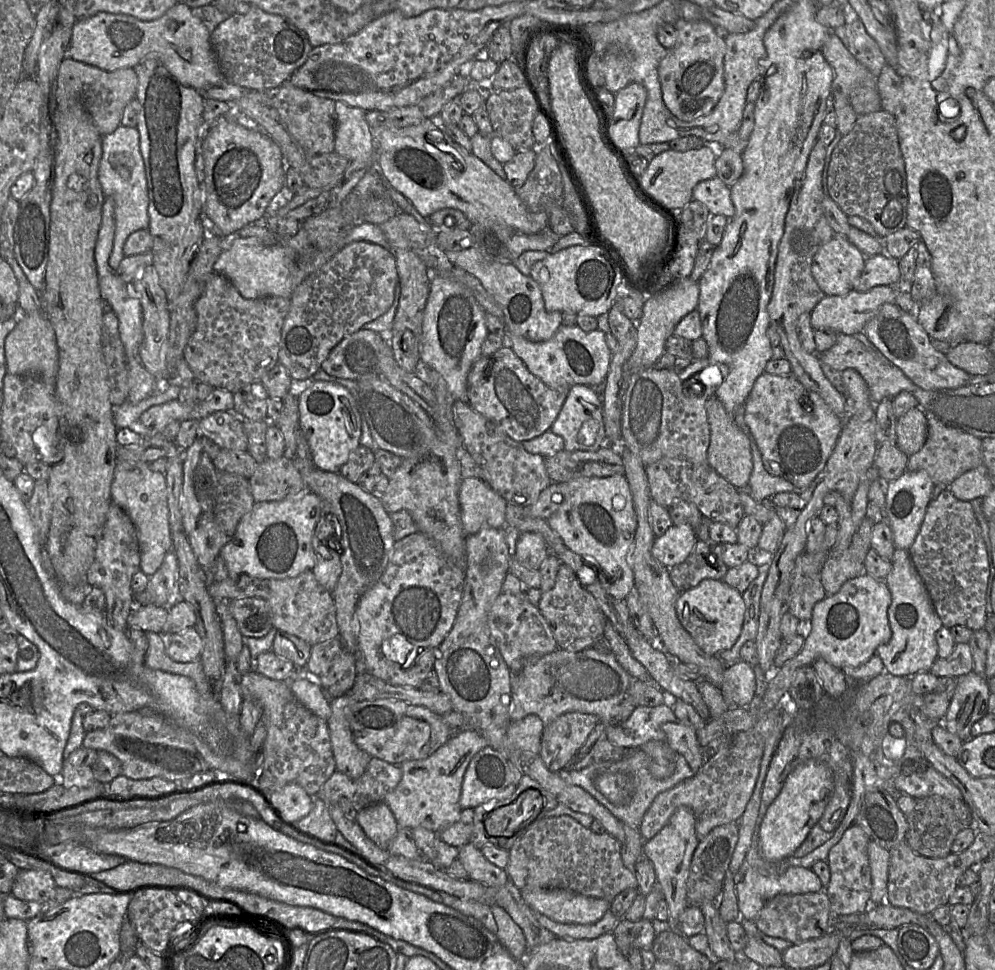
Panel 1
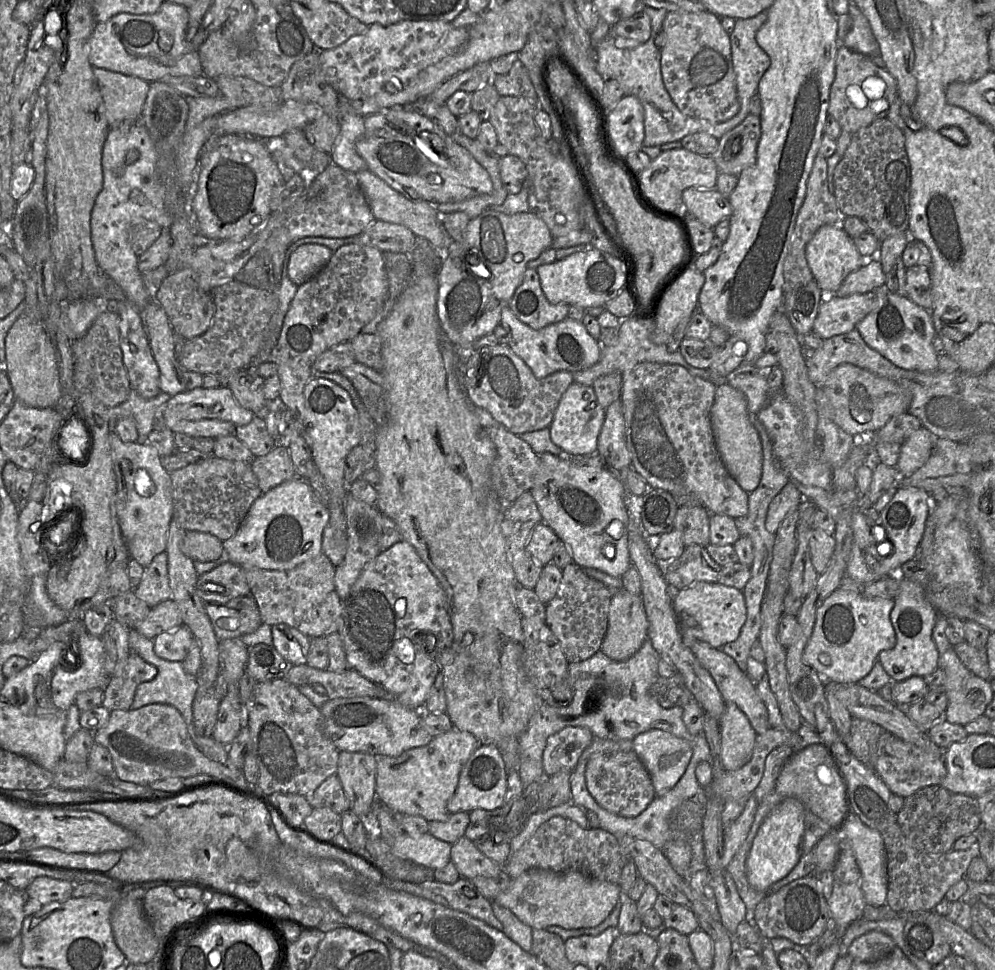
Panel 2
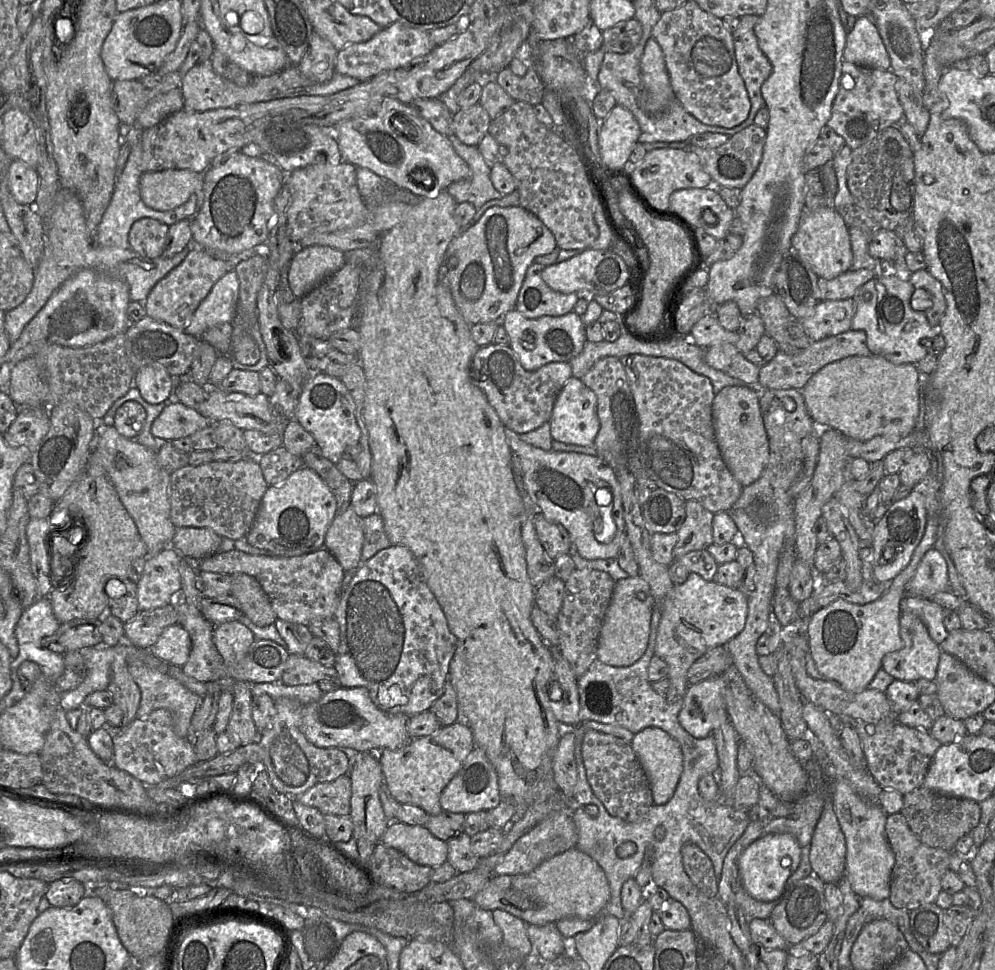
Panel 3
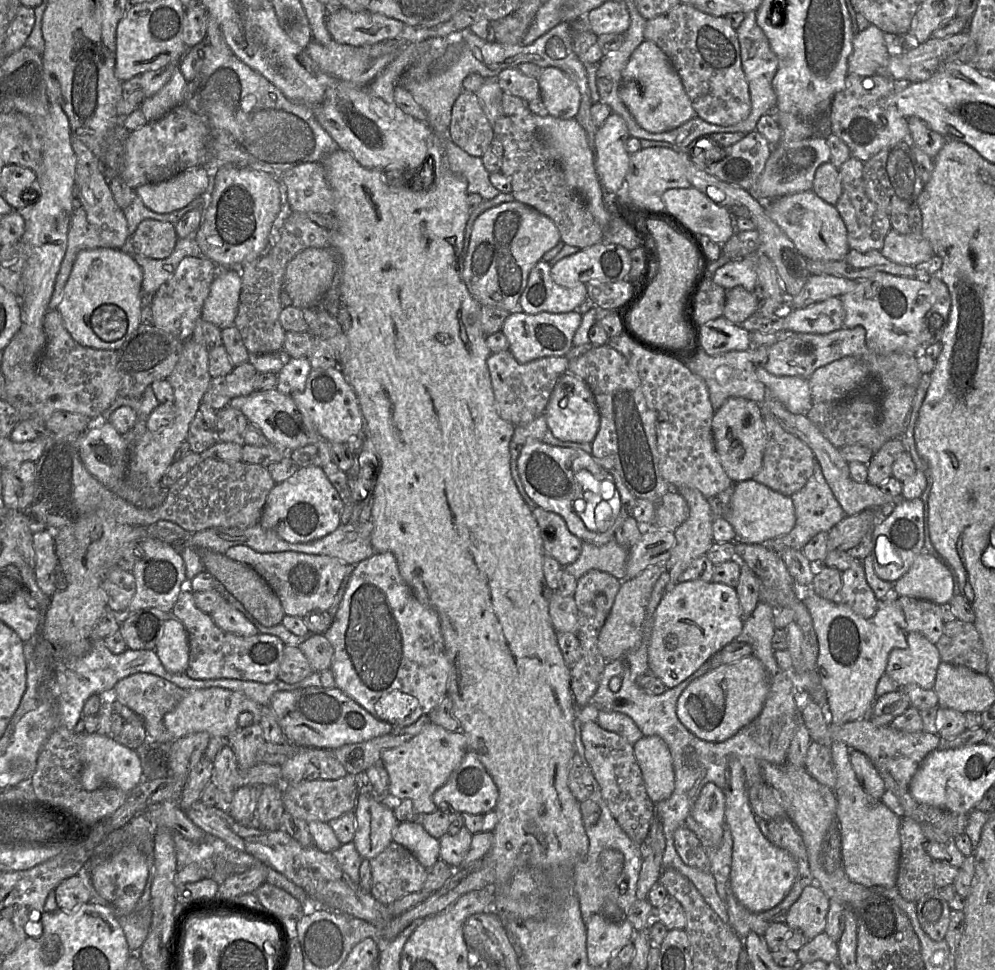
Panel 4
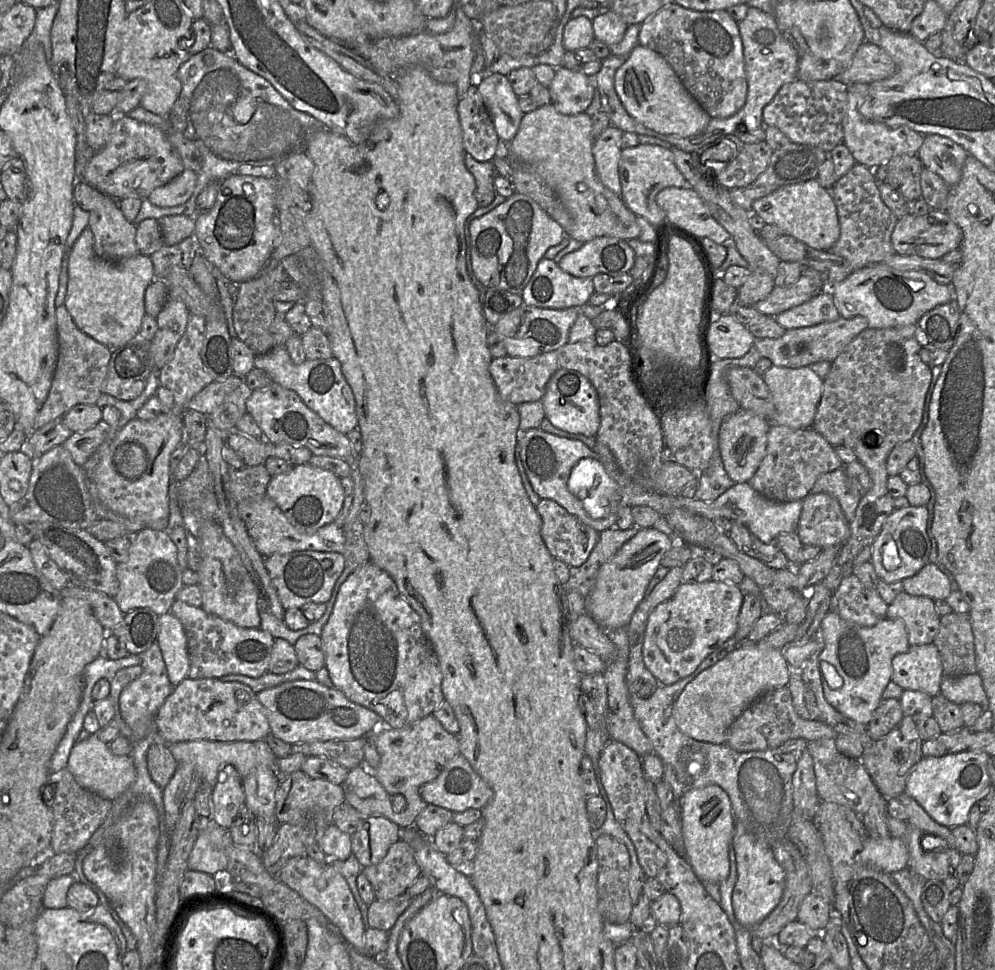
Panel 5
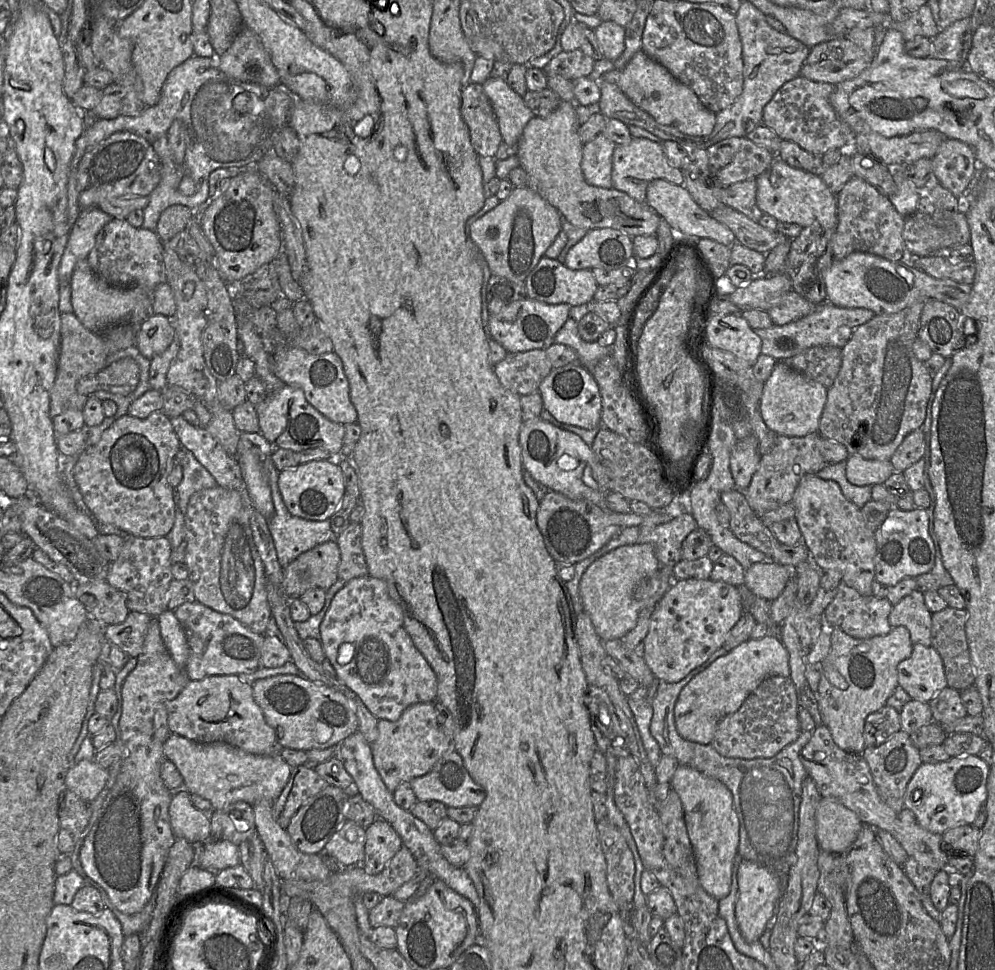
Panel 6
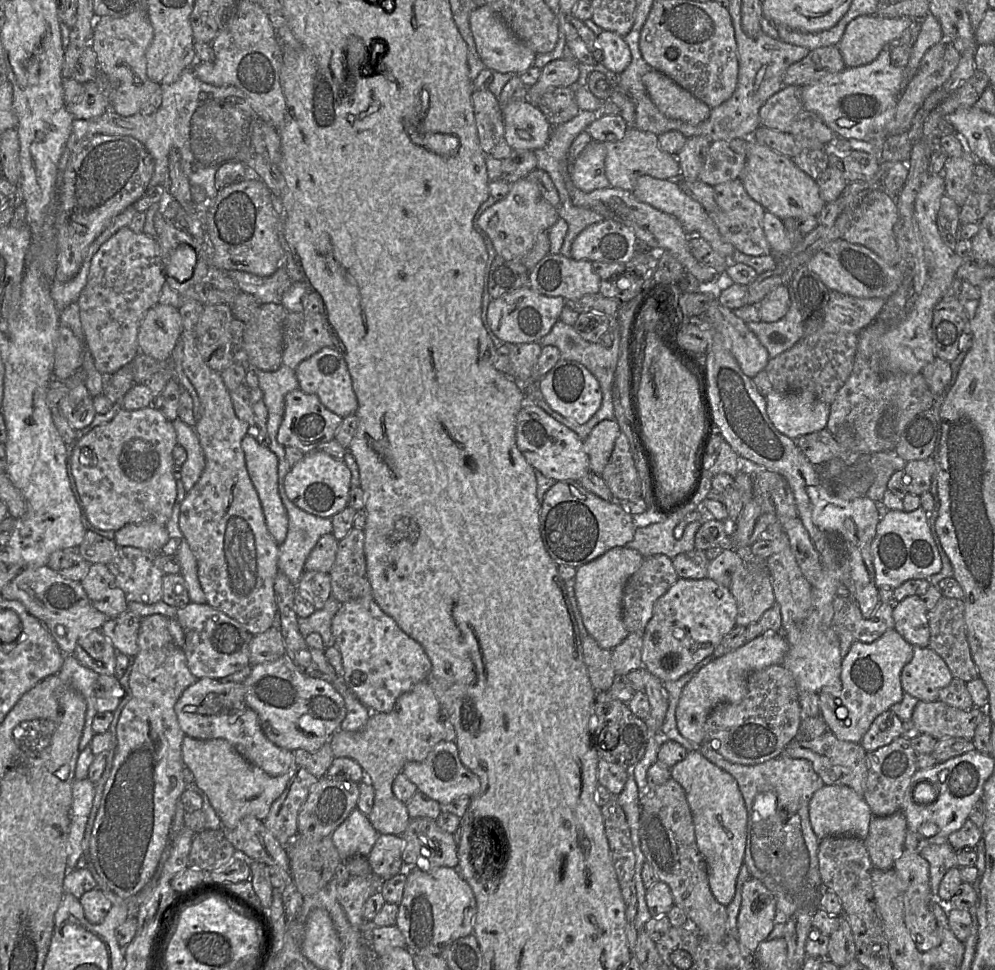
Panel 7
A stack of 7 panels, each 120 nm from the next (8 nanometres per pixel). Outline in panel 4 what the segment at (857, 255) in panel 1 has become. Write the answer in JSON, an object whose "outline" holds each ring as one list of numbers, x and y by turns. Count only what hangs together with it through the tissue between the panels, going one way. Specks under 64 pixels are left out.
{"outline":[[813,190,789,194,769,201,766,211,806,259,837,261,844,258,850,250,847,230,836,206,822,200]]}

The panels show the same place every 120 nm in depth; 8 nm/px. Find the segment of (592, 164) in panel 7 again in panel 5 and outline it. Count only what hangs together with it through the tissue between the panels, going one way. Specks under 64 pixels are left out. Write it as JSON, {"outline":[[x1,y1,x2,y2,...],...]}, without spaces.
{"outline":[[613,125,605,129,593,143,592,154,599,180,617,196,622,197,619,177,623,131]]}

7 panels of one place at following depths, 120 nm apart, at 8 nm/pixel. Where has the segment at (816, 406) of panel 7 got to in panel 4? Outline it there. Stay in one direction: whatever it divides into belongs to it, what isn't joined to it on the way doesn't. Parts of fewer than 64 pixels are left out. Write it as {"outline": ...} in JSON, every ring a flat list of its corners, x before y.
{"outline":[[756,367,756,376,791,413,806,415,812,408,808,379,799,376,775,376,761,367]]}

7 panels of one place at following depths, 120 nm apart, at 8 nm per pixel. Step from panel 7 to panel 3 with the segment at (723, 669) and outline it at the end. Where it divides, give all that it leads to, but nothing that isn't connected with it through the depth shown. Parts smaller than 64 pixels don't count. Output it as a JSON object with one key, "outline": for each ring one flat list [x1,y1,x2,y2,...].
{"outline":[[722,675,688,686,678,720,691,736,706,738,727,719,725,688]]}

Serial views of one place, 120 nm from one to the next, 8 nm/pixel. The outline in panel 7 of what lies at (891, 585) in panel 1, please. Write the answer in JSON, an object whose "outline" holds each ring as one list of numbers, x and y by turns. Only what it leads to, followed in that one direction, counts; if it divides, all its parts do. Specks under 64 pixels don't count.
{"outline":[[913,646,913,657,901,672,901,686,919,701,932,702,952,678,947,664,934,650]]}

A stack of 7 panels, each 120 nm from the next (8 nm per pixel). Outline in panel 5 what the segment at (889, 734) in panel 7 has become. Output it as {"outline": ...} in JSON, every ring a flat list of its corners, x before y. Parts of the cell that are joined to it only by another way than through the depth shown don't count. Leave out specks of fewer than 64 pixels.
{"outline":[[882,699,867,725,868,736,872,741,885,737,904,717,901,703,897,699]]}

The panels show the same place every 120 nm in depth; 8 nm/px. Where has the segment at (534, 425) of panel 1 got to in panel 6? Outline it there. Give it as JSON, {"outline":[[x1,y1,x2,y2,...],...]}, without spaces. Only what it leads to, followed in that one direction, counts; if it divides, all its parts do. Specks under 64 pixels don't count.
{"outline":[[542,349,507,353,504,360,494,365,500,383,520,396,538,391,541,382,552,369,547,354]]}

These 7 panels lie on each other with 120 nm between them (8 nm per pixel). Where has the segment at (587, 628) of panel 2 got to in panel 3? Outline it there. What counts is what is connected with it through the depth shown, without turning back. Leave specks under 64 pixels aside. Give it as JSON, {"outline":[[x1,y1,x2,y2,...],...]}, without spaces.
{"outline":[[575,569,565,582,563,605,556,617,559,645,552,649,558,649,577,679,585,674,598,658,598,640,615,584,608,573,590,569]]}

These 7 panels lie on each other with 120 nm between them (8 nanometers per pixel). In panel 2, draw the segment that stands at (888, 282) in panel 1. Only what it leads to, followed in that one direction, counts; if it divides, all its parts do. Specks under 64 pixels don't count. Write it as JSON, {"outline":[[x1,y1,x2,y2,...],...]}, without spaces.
{"outline":[[863,257,863,266,850,273,834,294,824,292,824,295,846,297,852,294,865,294,883,287,884,284,885,275,878,257]]}

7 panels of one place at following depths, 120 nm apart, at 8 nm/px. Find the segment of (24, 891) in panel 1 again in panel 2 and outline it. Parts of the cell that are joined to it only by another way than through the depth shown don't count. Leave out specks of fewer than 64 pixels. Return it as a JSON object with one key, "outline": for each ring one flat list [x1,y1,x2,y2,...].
{"outline":[[38,877,24,891,29,899,38,900,44,906,68,900,72,897,73,888,69,881]]}

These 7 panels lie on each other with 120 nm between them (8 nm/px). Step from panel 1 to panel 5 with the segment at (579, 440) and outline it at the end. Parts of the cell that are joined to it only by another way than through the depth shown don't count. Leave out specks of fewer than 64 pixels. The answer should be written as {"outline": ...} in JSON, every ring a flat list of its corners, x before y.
{"outline":[[559,368,548,381,541,402,545,417,554,427,573,434,596,437,600,427,598,394,591,382,578,371]]}

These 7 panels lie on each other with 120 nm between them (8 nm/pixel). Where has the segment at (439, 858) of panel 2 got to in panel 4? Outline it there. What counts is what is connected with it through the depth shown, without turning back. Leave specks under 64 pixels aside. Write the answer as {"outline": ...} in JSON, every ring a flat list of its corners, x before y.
{"outline":[[419,820,399,822,392,832,392,841,407,848,425,868,440,858,439,839,432,837]]}

